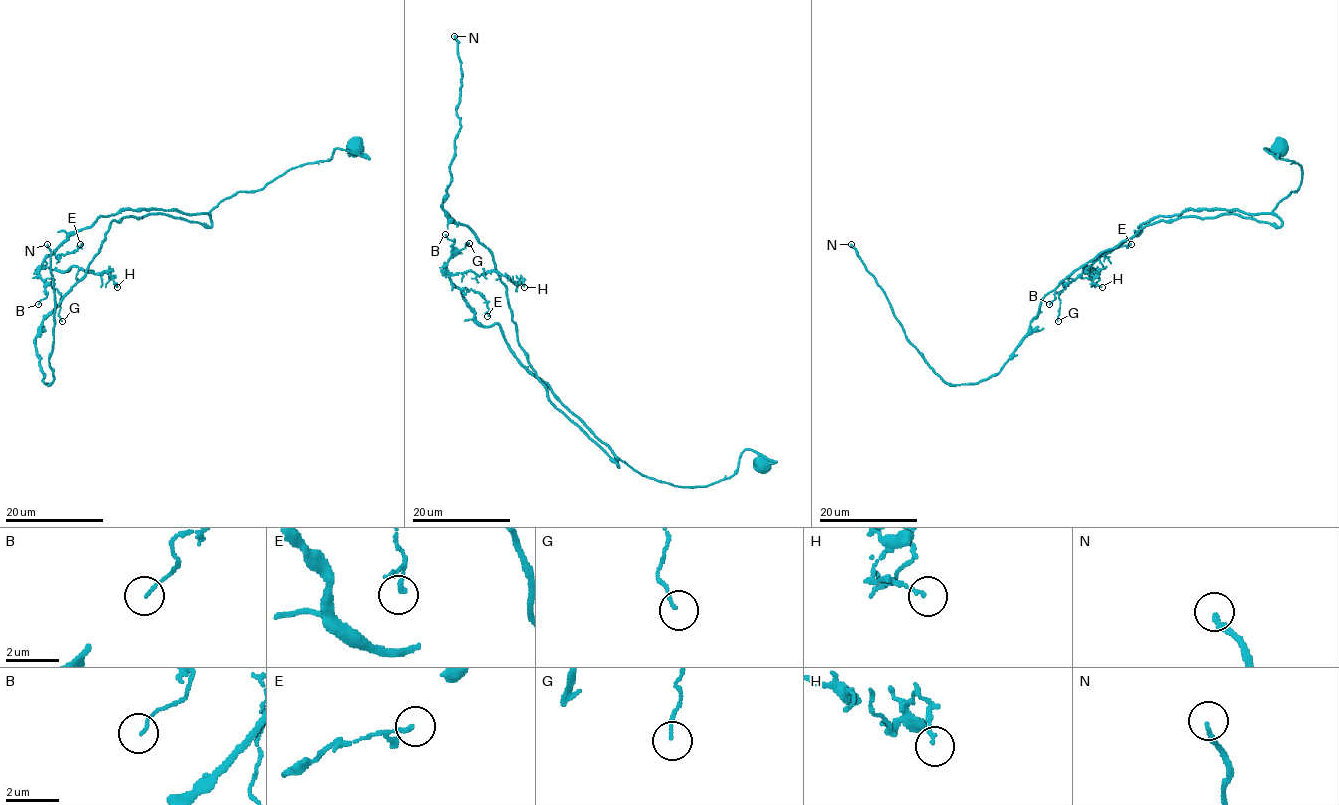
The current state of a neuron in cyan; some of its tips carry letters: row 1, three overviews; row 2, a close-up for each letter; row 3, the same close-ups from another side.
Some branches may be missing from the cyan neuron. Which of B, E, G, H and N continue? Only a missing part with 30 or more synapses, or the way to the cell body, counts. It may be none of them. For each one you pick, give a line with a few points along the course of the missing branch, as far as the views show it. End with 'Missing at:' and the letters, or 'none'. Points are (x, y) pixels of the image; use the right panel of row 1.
Missing at: N

